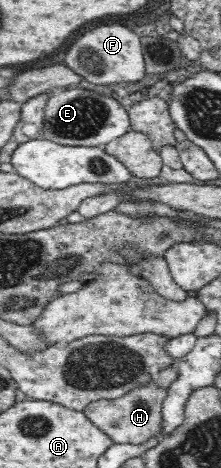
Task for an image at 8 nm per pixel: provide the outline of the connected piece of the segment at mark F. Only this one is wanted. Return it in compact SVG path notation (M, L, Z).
M99 25L79 35L65 51L64 62L83 79L96 84L117 84L121 81L137 81L146 73L139 33L119 25Z

